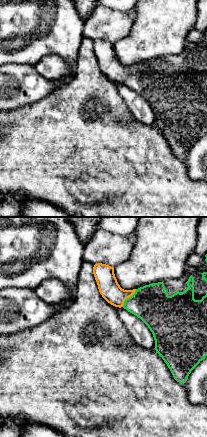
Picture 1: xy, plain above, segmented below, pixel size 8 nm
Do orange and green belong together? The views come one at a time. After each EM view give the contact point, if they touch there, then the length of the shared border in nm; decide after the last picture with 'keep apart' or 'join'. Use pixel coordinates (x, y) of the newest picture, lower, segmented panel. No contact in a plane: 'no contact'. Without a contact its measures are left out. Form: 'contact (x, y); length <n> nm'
contact (128, 297); length 180 nm

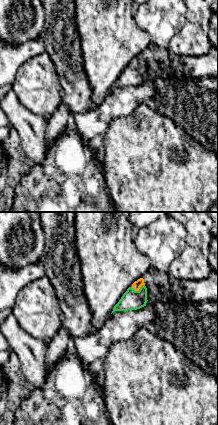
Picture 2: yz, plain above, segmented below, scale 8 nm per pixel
contact (137, 290); length 110 nm

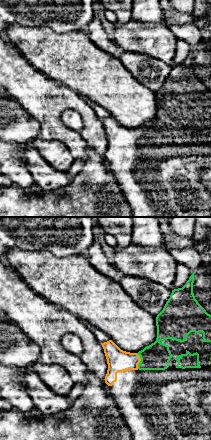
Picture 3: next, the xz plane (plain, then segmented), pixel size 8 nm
contact (140, 360); length 130 nm

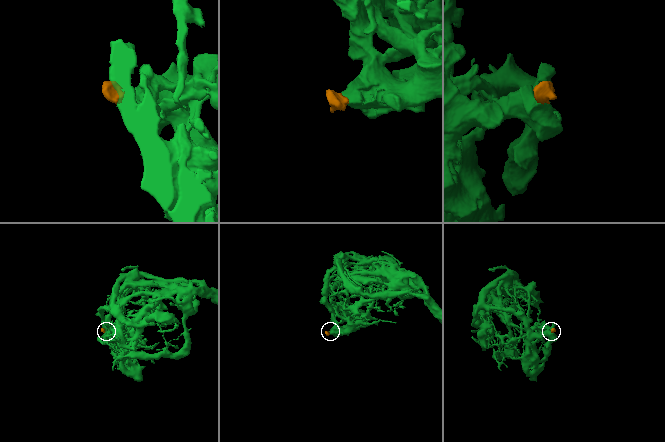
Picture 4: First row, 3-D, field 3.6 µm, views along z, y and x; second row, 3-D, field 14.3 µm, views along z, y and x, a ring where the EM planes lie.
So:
join

